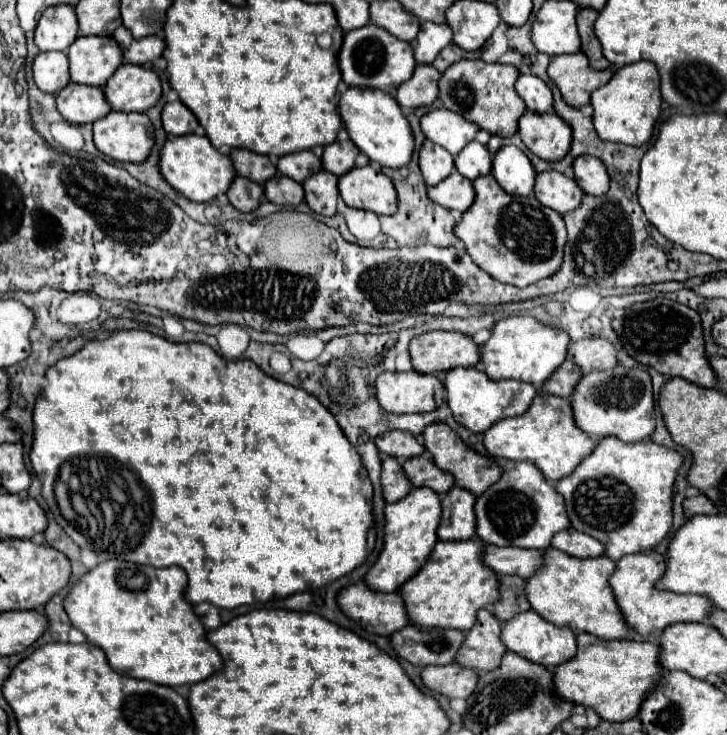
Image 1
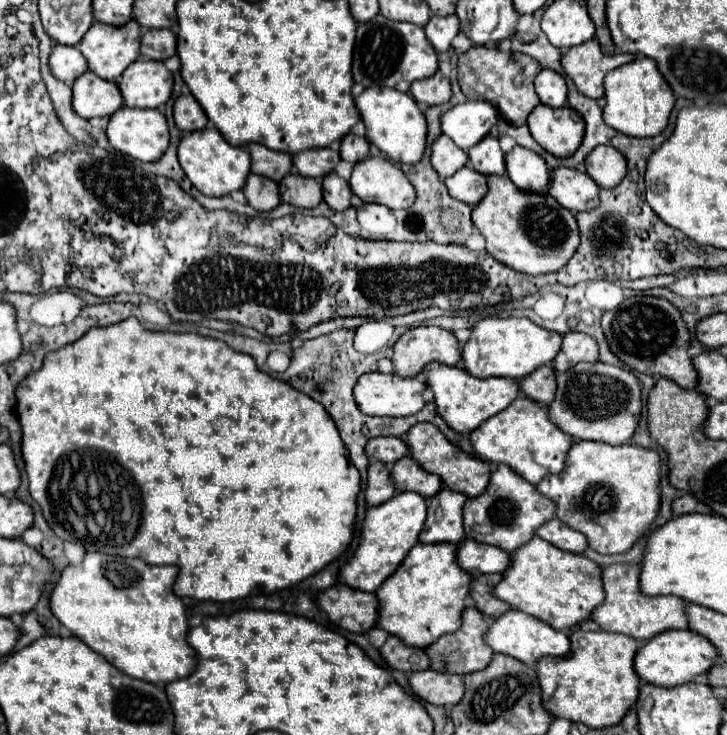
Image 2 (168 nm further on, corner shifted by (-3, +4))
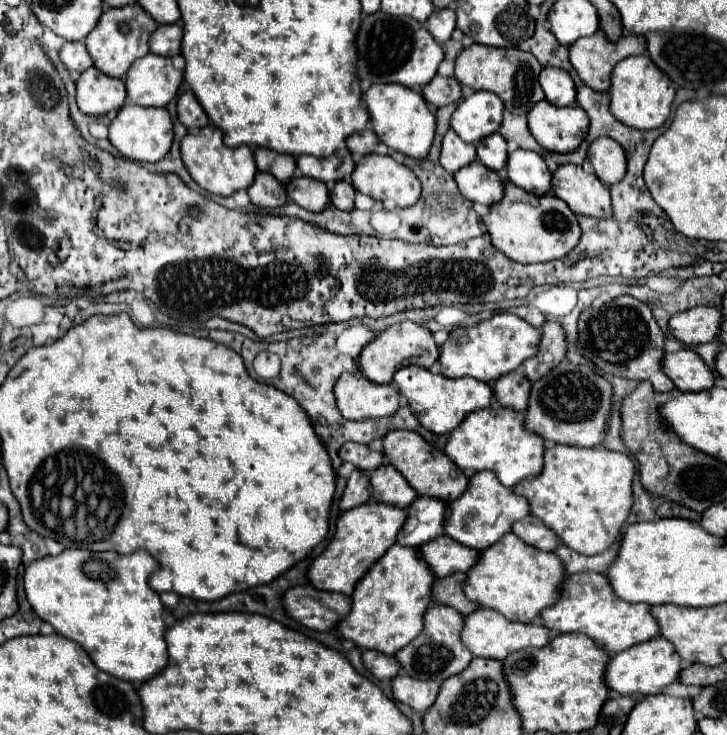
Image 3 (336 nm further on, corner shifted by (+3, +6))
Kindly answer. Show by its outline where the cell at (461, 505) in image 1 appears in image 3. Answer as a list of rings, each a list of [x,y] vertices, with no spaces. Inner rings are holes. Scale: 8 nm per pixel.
[[[419,496],[417,500],[413,500],[413,504],[409,506],[409,512],[407,512],[407,520],[405,520],[403,528],[399,530],[397,544],[401,544],[401,546],[423,546],[423,544],[439,538],[445,532],[445,510],[447,510],[447,504],[437,502],[437,498]]]

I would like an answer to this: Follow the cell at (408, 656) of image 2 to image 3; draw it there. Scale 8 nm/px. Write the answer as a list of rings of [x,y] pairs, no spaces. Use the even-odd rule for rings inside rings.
[[[365,650],[363,652],[363,664],[379,680],[391,680],[401,670],[401,664],[397,664],[395,656],[387,656],[387,654],[381,654],[377,650],[375,652],[373,650]]]

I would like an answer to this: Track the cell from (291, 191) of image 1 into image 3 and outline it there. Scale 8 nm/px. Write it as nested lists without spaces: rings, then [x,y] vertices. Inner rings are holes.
[[[295,176],[285,184],[287,196],[305,210],[321,212],[329,206],[329,188],[307,176]]]

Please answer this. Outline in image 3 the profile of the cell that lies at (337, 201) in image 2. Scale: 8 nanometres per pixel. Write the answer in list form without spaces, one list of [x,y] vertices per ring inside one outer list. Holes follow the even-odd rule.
[[[347,180],[335,182],[333,188],[331,188],[331,192],[329,192],[329,196],[331,196],[331,204],[333,204],[337,210],[345,210],[345,212],[353,210],[355,188],[353,188],[351,182],[347,182]]]

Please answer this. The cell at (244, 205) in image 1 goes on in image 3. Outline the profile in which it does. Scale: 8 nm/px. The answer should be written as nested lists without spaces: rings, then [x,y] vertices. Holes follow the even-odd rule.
[[[257,172],[253,184],[247,188],[251,204],[257,208],[277,208],[287,202],[285,186],[267,172]],[[283,192],[283,194],[281,194]]]

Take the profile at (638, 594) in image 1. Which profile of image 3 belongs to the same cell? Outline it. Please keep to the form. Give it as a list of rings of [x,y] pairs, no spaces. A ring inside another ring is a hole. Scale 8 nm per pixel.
[[[579,572],[571,574],[563,582],[563,598],[541,612],[547,628],[555,628],[559,632],[583,632],[591,636],[599,646],[603,646],[609,654],[617,654],[627,650],[633,644],[651,640],[657,636],[657,622],[653,622],[653,614],[649,614],[651,606],[633,606],[631,602],[621,602],[621,598],[613,598],[613,590],[609,590],[609,578],[601,572]]]

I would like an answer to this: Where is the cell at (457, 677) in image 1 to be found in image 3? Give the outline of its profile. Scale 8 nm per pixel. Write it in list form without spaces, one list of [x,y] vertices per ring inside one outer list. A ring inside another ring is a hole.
[[[395,676],[391,680],[391,688],[393,688],[397,702],[403,702],[417,712],[425,712],[429,710],[429,706],[433,706],[433,698],[437,698],[437,690],[441,686],[433,680]]]

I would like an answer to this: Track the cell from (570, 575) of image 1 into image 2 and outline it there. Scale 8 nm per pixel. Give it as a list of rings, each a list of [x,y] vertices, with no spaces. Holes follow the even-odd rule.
[[[533,536],[529,542],[511,552],[511,564],[503,572],[501,582],[491,590],[493,596],[543,620],[551,628],[569,628],[587,620],[587,612],[603,602],[603,586],[599,584],[601,568],[581,554],[571,554]]]

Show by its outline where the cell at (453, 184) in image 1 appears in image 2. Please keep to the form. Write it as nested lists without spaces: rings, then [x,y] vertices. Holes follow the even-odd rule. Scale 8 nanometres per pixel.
[[[463,166],[461,170],[457,170],[453,176],[449,176],[445,180],[447,190],[451,192],[451,196],[455,196],[457,200],[463,200],[471,206],[479,204],[481,198],[487,194],[487,176],[479,174],[477,170]]]

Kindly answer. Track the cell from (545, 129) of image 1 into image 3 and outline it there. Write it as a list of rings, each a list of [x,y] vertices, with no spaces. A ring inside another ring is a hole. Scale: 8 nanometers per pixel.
[[[547,100],[537,102],[529,116],[533,138],[549,152],[573,152],[589,130],[589,118],[579,106],[553,106]]]

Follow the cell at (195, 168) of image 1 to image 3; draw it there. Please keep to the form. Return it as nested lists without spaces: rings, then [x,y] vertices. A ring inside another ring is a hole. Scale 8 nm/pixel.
[[[207,124],[199,132],[191,132],[181,140],[181,158],[185,168],[189,170],[191,178],[207,192],[217,194],[217,196],[231,196],[233,192],[241,188],[249,188],[257,166],[253,160],[253,150],[249,146],[239,146],[239,148],[227,148],[221,140],[221,130],[213,124]]]

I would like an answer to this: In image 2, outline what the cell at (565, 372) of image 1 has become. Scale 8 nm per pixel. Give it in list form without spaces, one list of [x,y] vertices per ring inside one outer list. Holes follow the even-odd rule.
[[[543,364],[531,372],[531,376],[519,380],[519,390],[529,400],[547,406],[551,402],[551,396],[555,396],[555,372],[551,372],[551,364]]]

